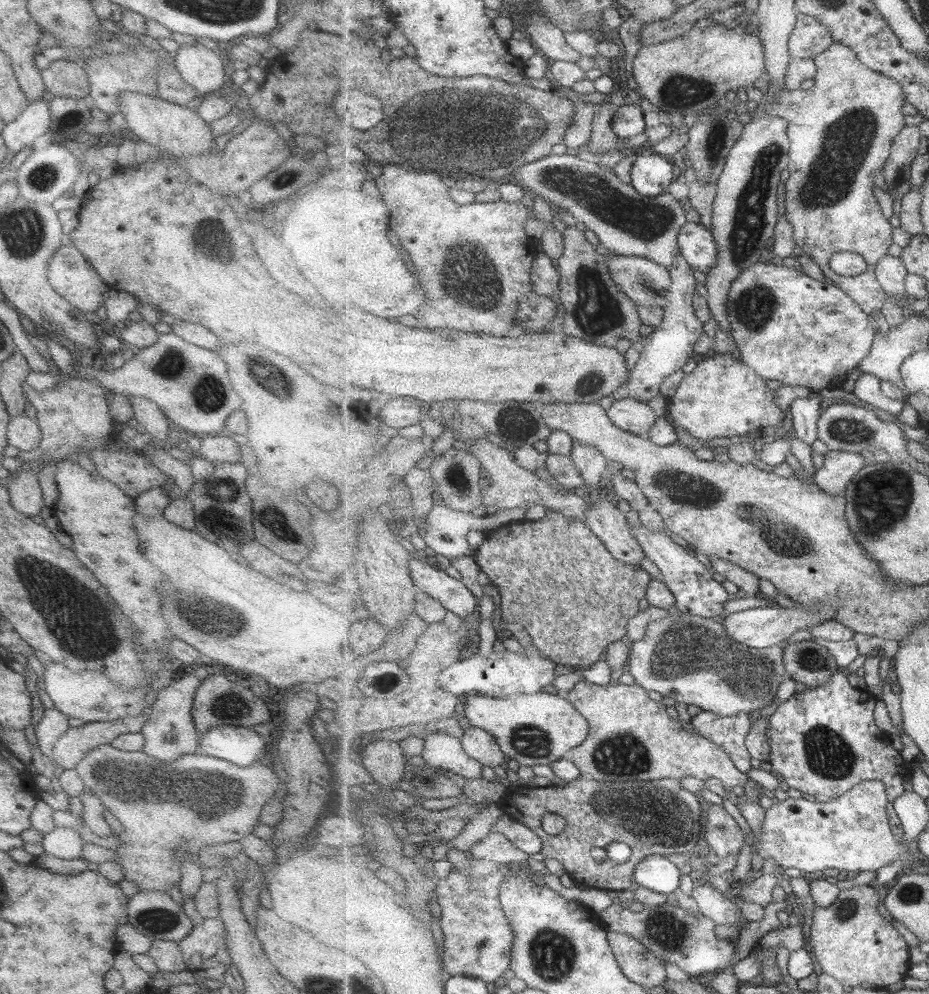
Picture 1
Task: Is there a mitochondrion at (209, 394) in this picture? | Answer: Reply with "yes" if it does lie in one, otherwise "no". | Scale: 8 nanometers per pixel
yes

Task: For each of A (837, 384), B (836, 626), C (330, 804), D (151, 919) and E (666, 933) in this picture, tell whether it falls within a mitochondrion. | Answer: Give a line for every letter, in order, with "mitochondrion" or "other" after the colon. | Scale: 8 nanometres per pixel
A: other
B: other
C: other
D: mitochondrion
E: mitochondrion

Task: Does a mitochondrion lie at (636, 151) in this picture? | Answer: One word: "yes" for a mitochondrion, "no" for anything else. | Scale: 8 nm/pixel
no

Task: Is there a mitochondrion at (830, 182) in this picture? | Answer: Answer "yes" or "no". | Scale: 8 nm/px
yes

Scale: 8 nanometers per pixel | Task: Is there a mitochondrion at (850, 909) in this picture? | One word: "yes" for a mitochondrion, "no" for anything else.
yes

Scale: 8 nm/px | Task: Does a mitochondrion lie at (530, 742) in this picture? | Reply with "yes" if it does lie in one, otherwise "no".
yes

